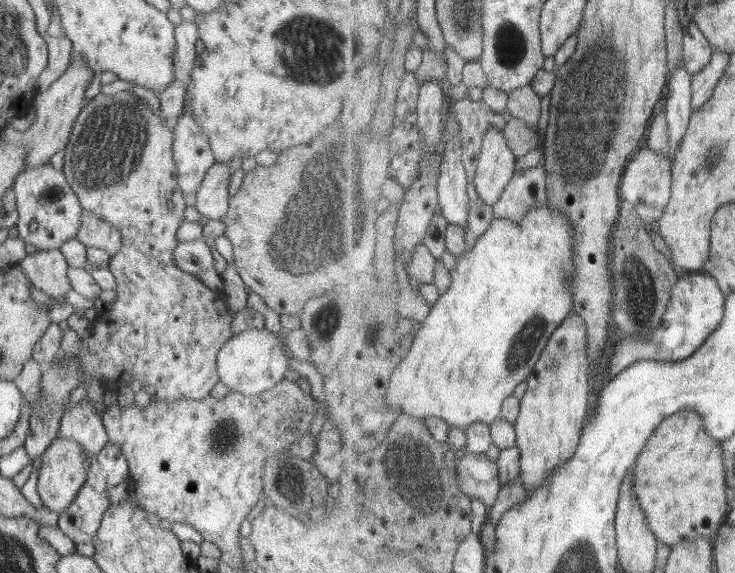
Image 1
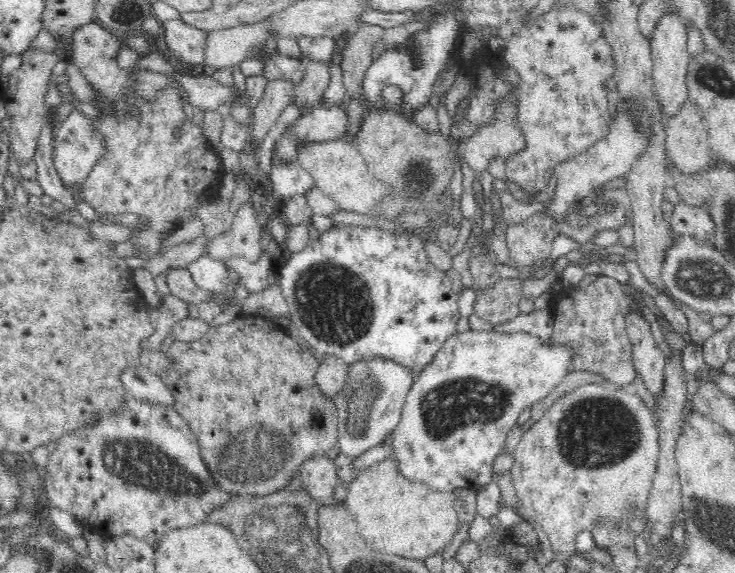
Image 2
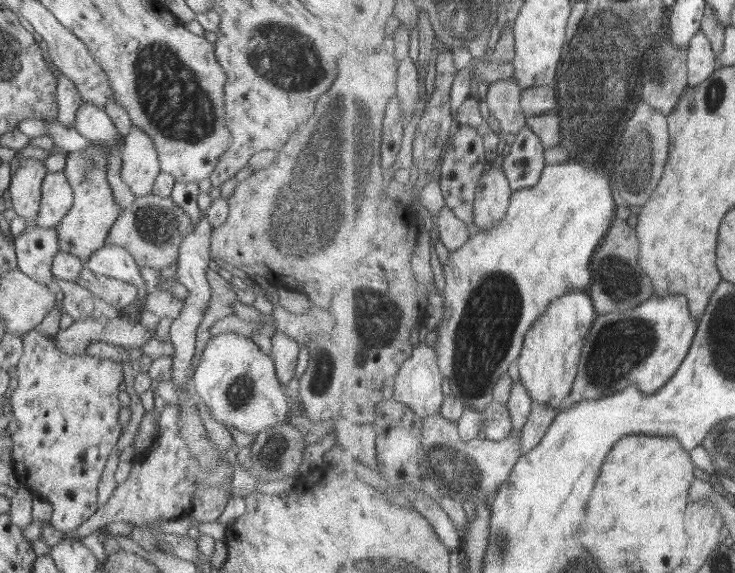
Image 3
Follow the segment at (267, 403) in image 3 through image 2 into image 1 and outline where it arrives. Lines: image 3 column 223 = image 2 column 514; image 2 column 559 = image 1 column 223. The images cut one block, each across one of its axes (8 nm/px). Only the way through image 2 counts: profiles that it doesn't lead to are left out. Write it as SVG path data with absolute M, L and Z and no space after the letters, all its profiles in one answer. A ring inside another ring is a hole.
M245 329L227 339L217 351L215 357L215 372L218 380L227 386L229 391L239 394L258 395L263 390L269 390L284 377L289 370L289 355L287 356L285 340L267 329Z

